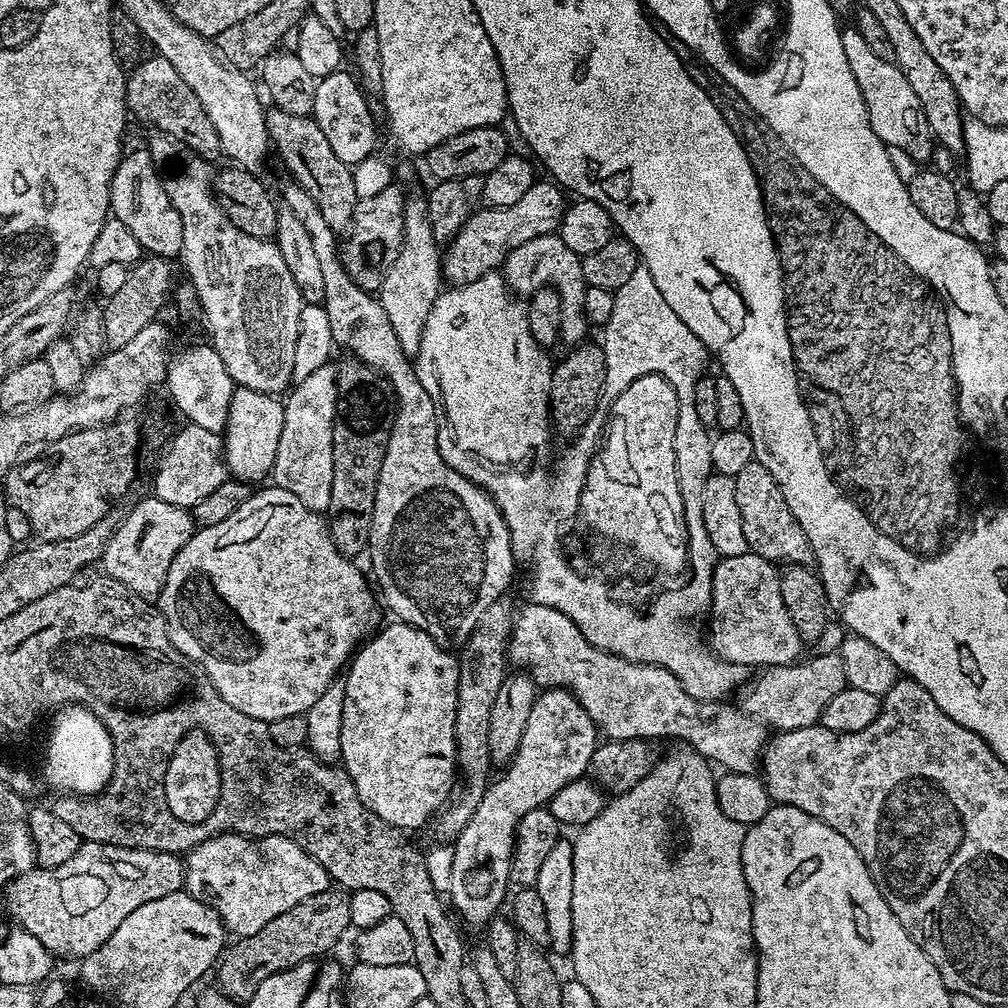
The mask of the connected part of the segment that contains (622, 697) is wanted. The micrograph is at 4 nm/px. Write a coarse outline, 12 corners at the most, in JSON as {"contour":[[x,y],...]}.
{"contour":[[525,603],[508,658],[609,740],[676,740],[757,771],[769,729]]}

